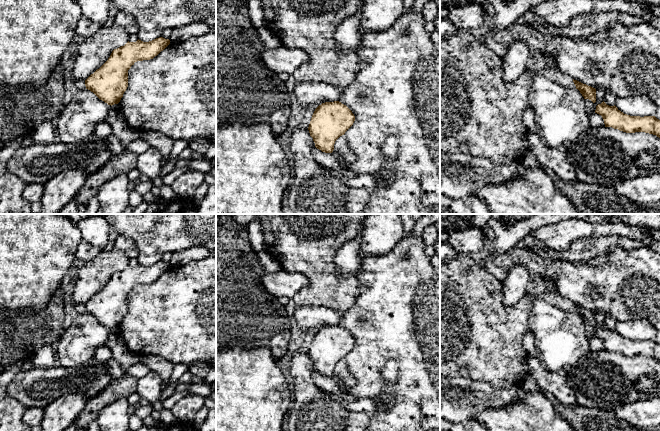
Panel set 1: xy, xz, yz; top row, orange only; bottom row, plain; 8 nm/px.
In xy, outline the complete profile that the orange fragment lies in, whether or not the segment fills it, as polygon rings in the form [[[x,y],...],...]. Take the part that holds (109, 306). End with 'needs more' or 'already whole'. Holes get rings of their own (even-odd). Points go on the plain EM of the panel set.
[[[169,263],[127,266],[114,273],[108,284],[85,304],[86,313],[108,329],[118,328],[128,311],[128,294],[137,285],[150,284],[170,268]]] | already whole

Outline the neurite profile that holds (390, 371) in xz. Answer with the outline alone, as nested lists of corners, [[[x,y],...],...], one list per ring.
[[[389,361],[382,369],[382,378],[385,381],[385,388],[382,390],[380,397],[374,399],[377,404],[377,411],[390,407],[394,401],[394,393],[391,386],[394,384],[398,376],[397,364]]]

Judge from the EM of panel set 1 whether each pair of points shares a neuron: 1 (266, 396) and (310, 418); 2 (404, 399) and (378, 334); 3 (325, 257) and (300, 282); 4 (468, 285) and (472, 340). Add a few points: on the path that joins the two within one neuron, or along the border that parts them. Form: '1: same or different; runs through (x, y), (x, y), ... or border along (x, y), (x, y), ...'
1: different; border along (293, 391), (293, 400), (289, 409)
2: same; runs through (405, 383), (405, 361), (394, 350)
3: different; border along (283, 269), (300, 272), (307, 279), (294, 297)
4: same; runs through (468, 299), (468, 320), (472, 326)

